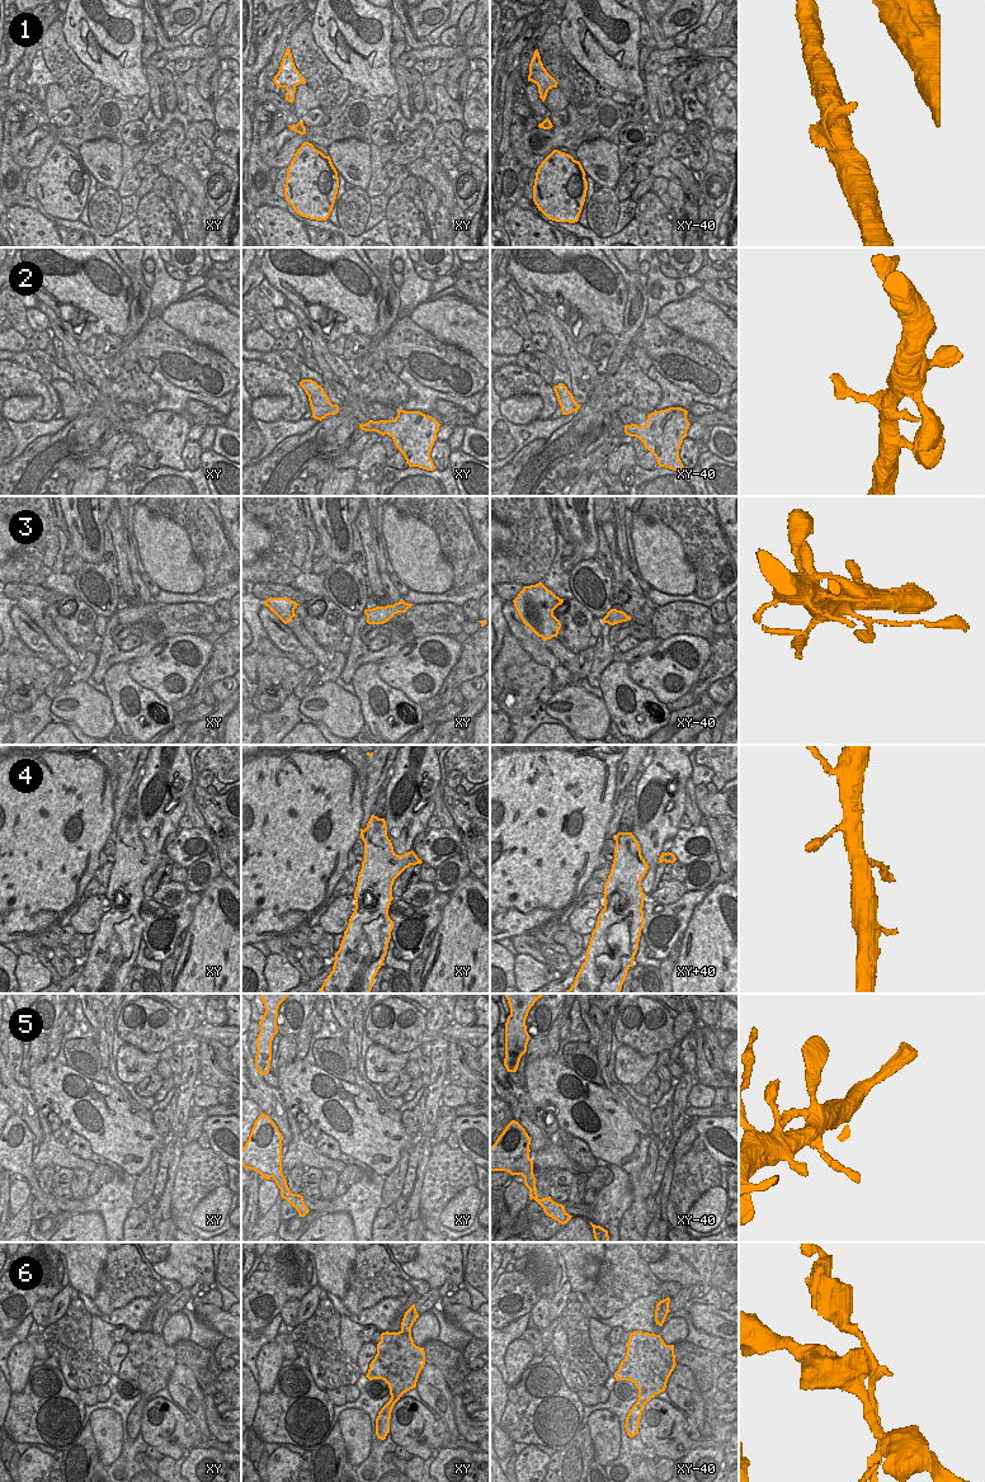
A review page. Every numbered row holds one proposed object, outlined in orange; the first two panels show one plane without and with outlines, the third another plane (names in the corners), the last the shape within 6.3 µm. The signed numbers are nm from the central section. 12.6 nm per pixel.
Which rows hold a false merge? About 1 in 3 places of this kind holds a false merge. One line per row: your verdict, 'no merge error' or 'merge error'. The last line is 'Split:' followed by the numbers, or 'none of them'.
1: merge error
2: no merge error
3: no merge error
4: no merge error
5: no merge error
6: merge error
Split: 1, 6

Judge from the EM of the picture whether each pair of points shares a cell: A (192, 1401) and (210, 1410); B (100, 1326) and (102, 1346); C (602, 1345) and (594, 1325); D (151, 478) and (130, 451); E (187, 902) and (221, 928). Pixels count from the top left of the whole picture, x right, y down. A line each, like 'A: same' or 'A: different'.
A: different
B: same
C: same
D: different
E: different

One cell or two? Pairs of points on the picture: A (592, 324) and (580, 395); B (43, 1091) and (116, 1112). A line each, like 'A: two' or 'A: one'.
A: two
B: one

